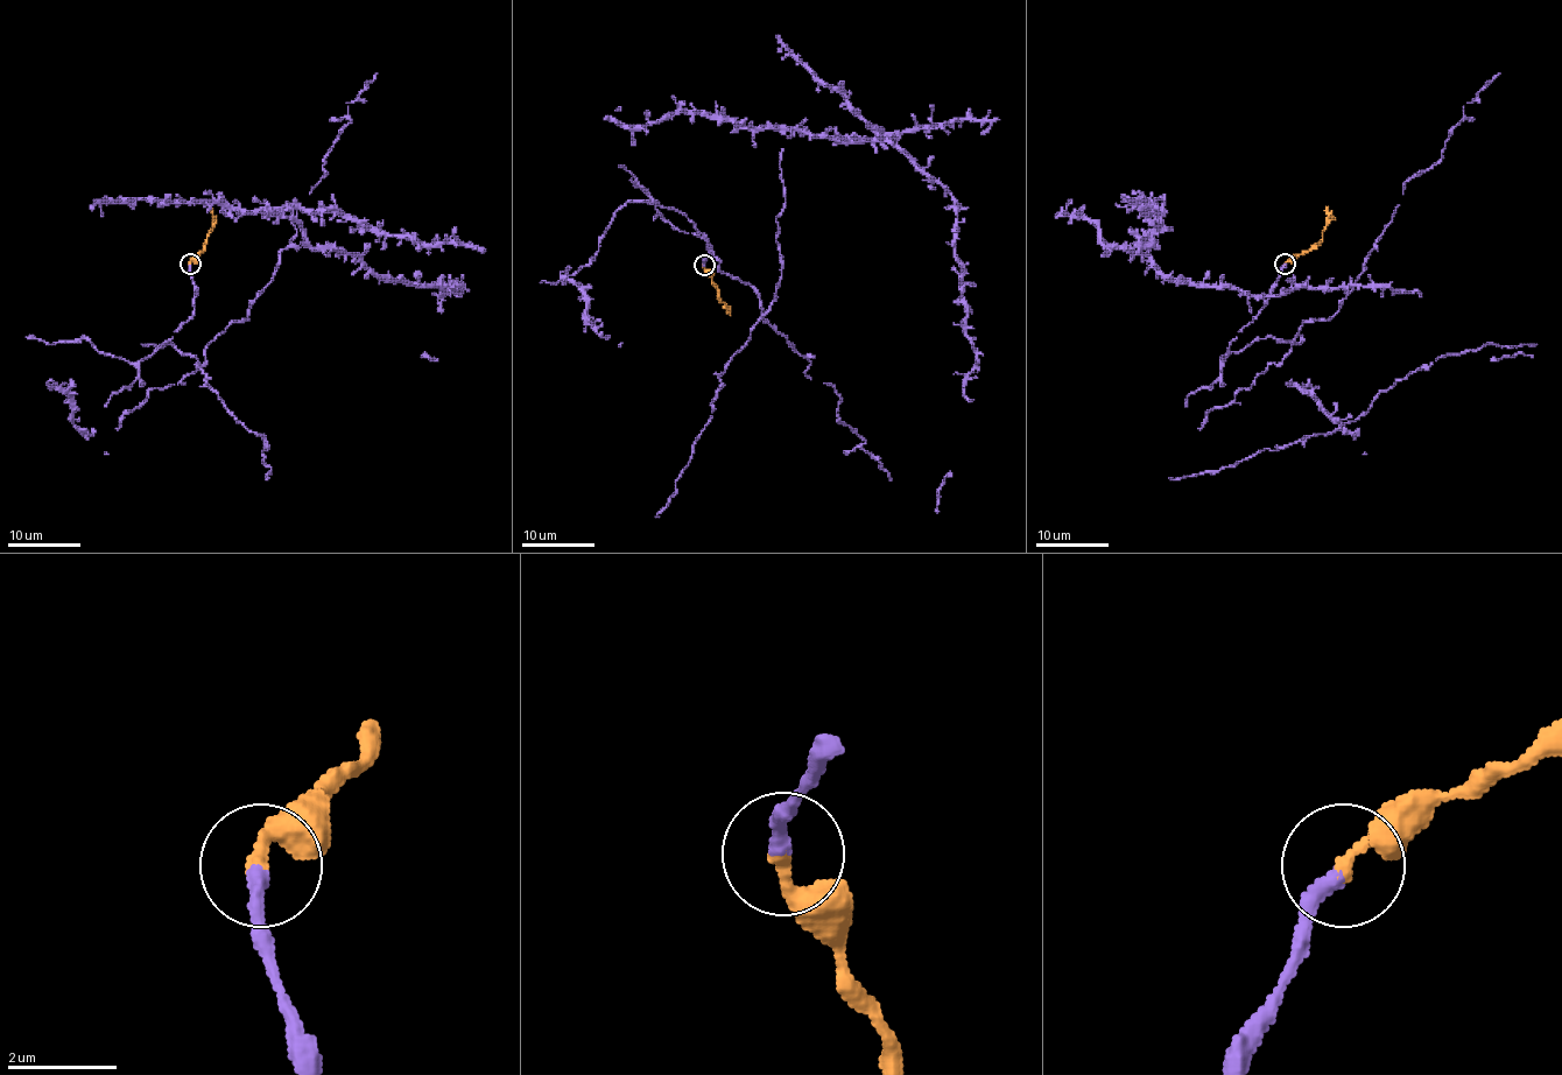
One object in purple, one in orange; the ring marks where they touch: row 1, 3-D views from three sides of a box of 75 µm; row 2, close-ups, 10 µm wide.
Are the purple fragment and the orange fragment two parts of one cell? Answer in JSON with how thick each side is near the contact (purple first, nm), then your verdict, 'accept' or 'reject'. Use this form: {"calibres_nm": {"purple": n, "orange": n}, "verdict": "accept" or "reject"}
{"calibres_nm": {"purple": 280, "orange": 240}, "verdict": "accept"}

